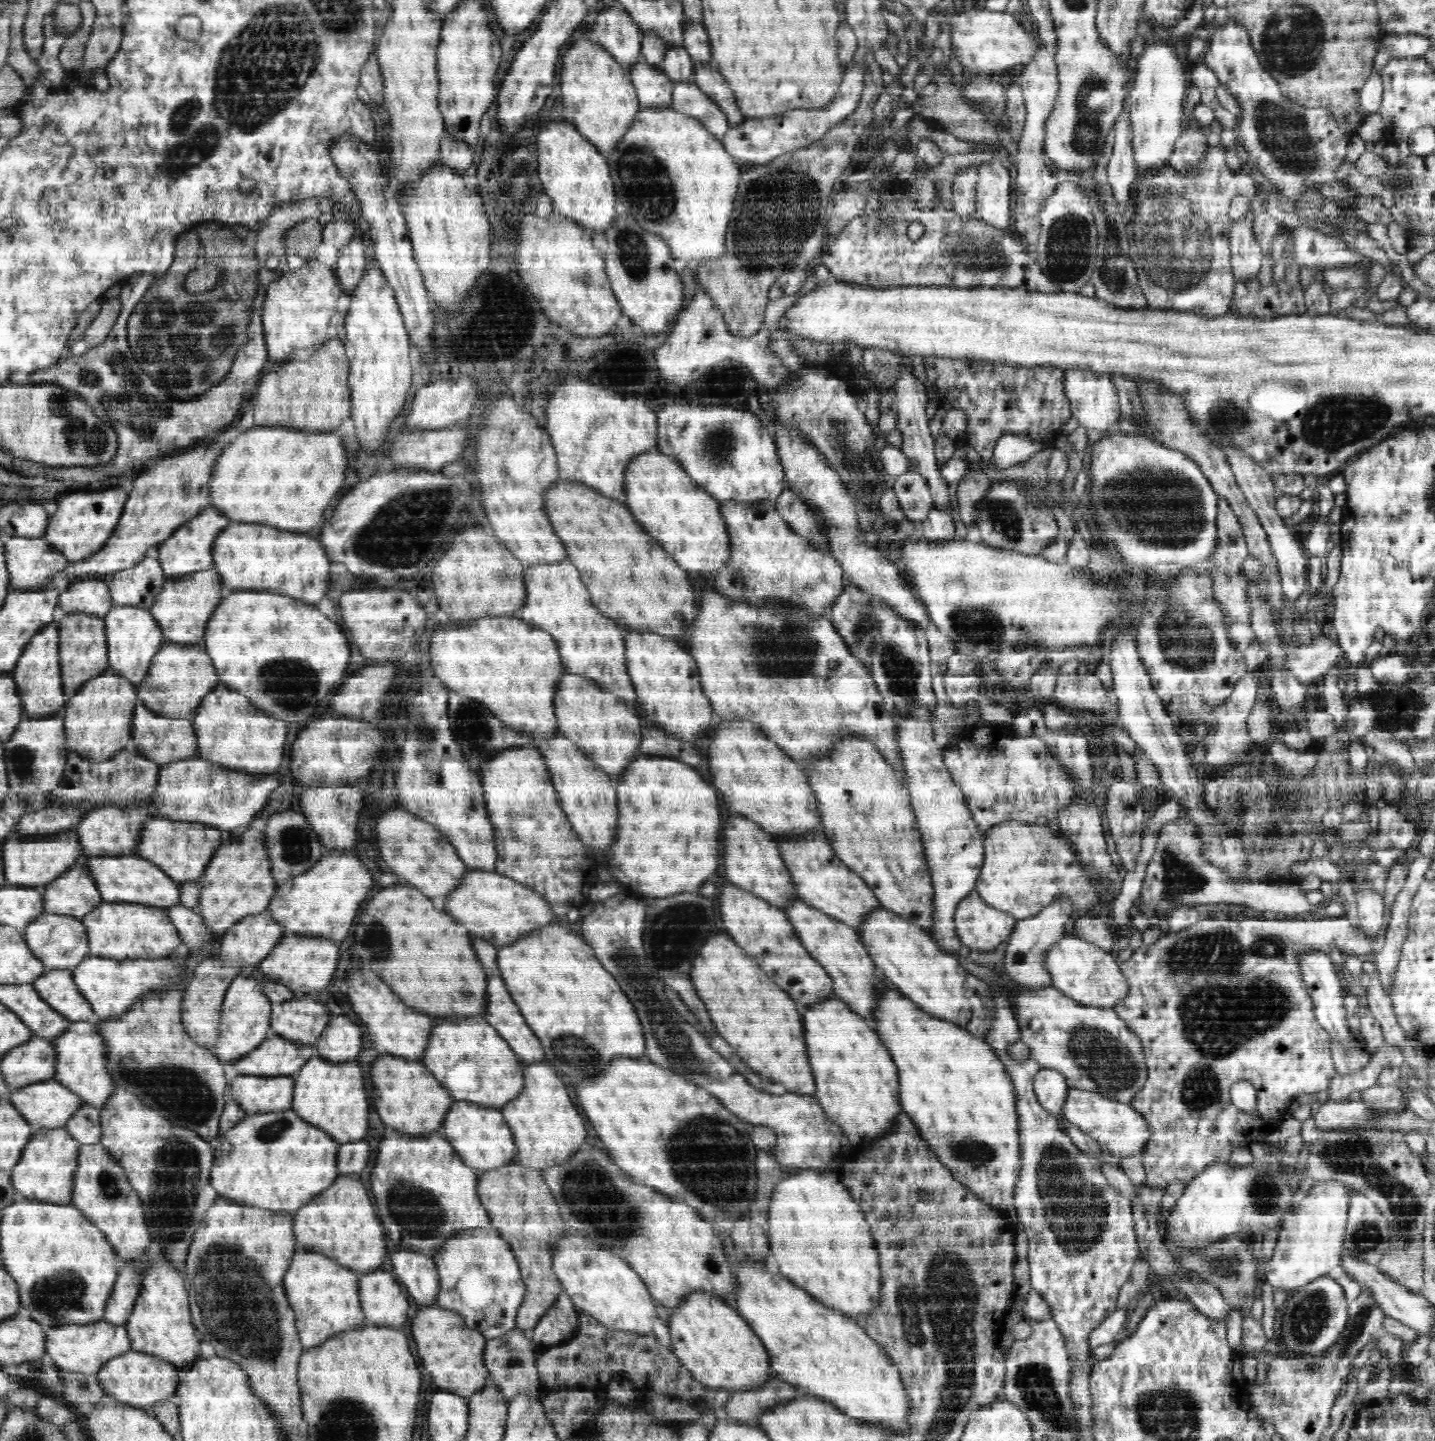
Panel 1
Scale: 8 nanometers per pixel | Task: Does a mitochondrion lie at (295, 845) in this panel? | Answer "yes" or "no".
yes

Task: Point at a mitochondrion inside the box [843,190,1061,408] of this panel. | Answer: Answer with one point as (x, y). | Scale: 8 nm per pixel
(984, 254)

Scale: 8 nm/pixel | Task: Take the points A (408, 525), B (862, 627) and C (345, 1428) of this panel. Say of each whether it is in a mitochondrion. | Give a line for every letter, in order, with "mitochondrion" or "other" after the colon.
A: mitochondrion
B: mitochondrion
C: mitochondrion

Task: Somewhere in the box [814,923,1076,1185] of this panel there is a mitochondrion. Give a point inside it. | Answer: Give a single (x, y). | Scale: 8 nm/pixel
(972, 1152)

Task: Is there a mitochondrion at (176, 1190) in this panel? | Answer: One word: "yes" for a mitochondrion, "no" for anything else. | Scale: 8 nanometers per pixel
yes

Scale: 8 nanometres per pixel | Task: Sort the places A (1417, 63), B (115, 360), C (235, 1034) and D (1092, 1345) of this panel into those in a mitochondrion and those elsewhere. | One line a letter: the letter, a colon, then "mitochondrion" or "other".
A: other
B: mitochondrion
C: other
D: other

